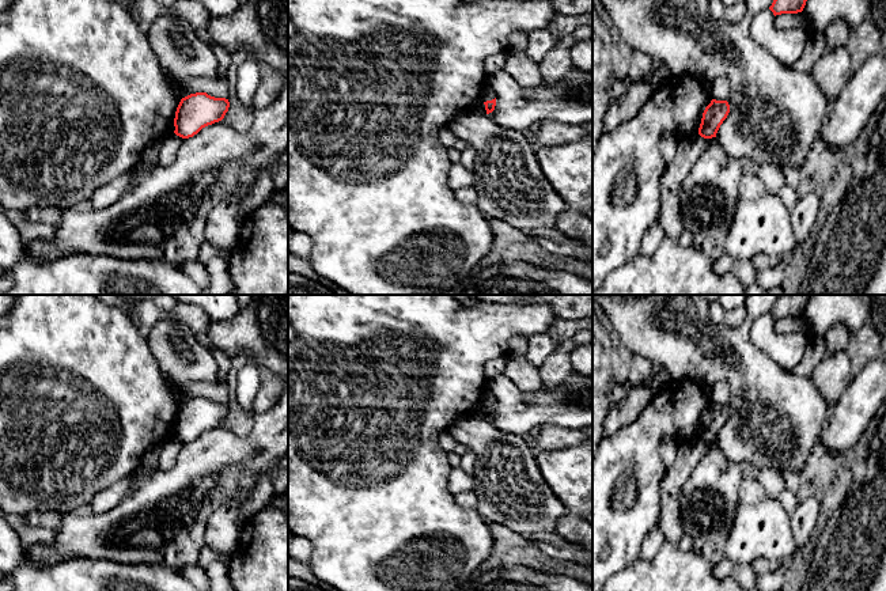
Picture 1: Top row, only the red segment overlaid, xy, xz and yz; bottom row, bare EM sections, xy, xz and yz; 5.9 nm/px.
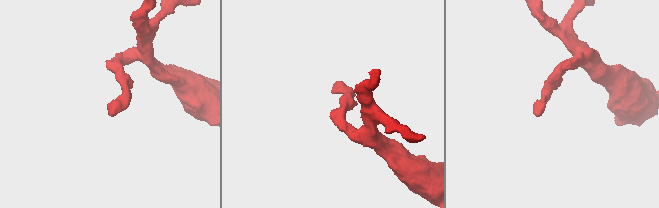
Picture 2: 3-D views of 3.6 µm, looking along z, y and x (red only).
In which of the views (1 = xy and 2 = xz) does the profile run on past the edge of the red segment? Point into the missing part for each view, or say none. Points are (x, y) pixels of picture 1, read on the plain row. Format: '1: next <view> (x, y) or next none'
1: next none
2: next none

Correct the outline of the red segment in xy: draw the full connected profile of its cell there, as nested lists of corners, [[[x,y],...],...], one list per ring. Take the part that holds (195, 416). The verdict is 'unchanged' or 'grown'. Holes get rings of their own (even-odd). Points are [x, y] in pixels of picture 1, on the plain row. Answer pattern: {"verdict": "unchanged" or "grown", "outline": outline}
{"verdict": "unchanged", "outline": [[[207,397],[190,398],[181,404],[174,423],[174,437],[182,443],[197,439],[202,432],[219,427],[228,416],[226,402],[215,402]]]}

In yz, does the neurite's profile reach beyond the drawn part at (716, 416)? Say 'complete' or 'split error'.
complete

